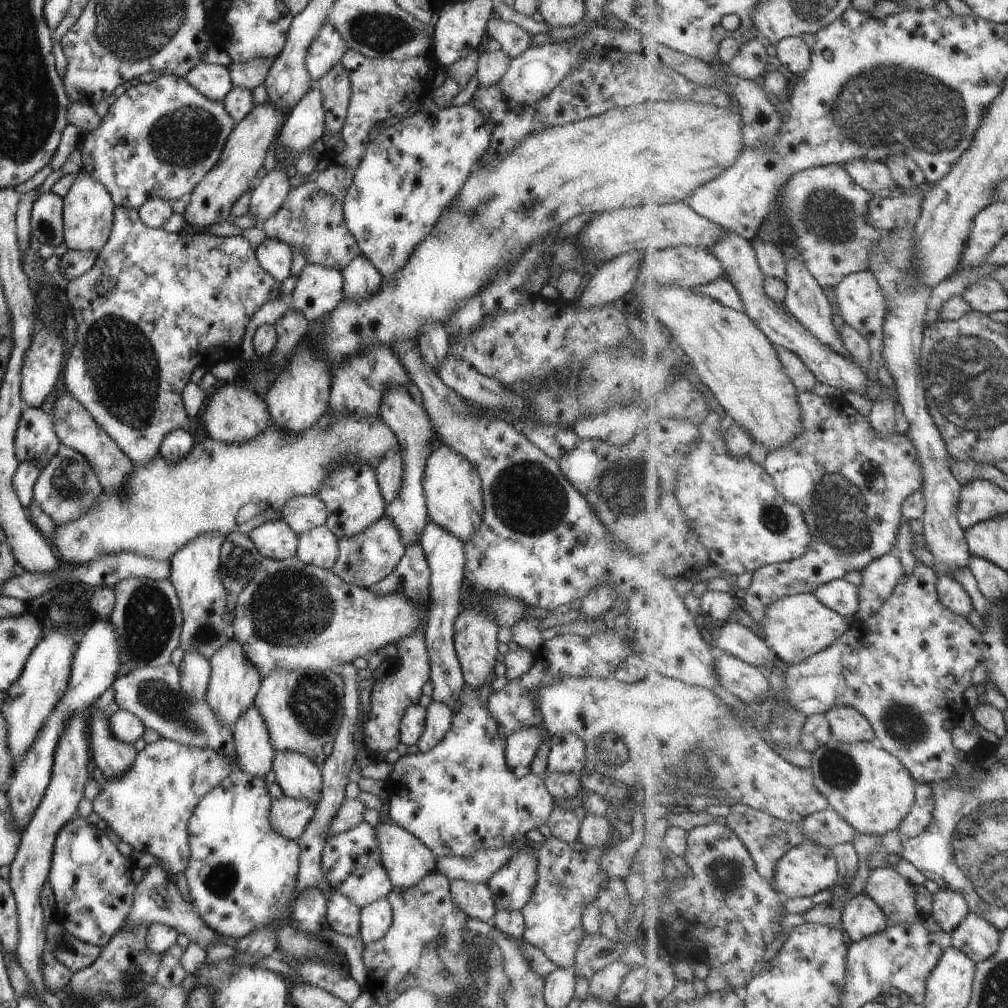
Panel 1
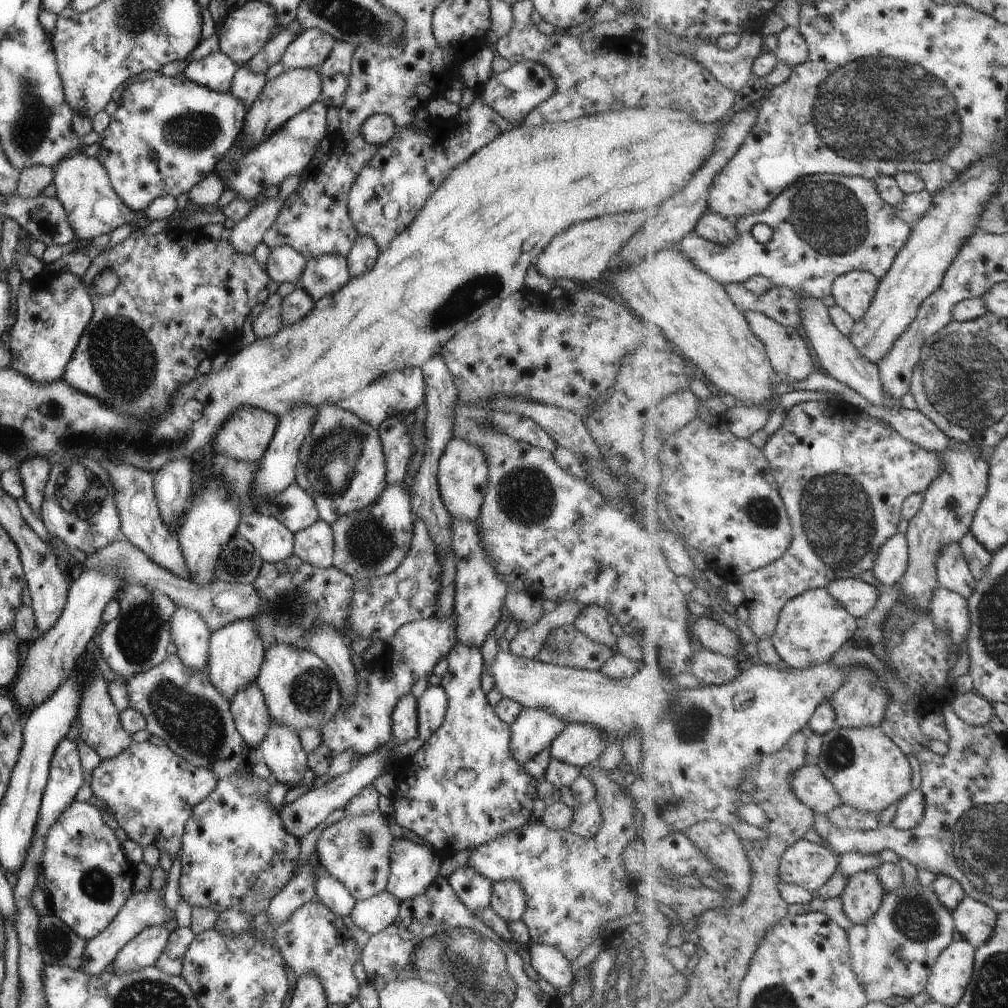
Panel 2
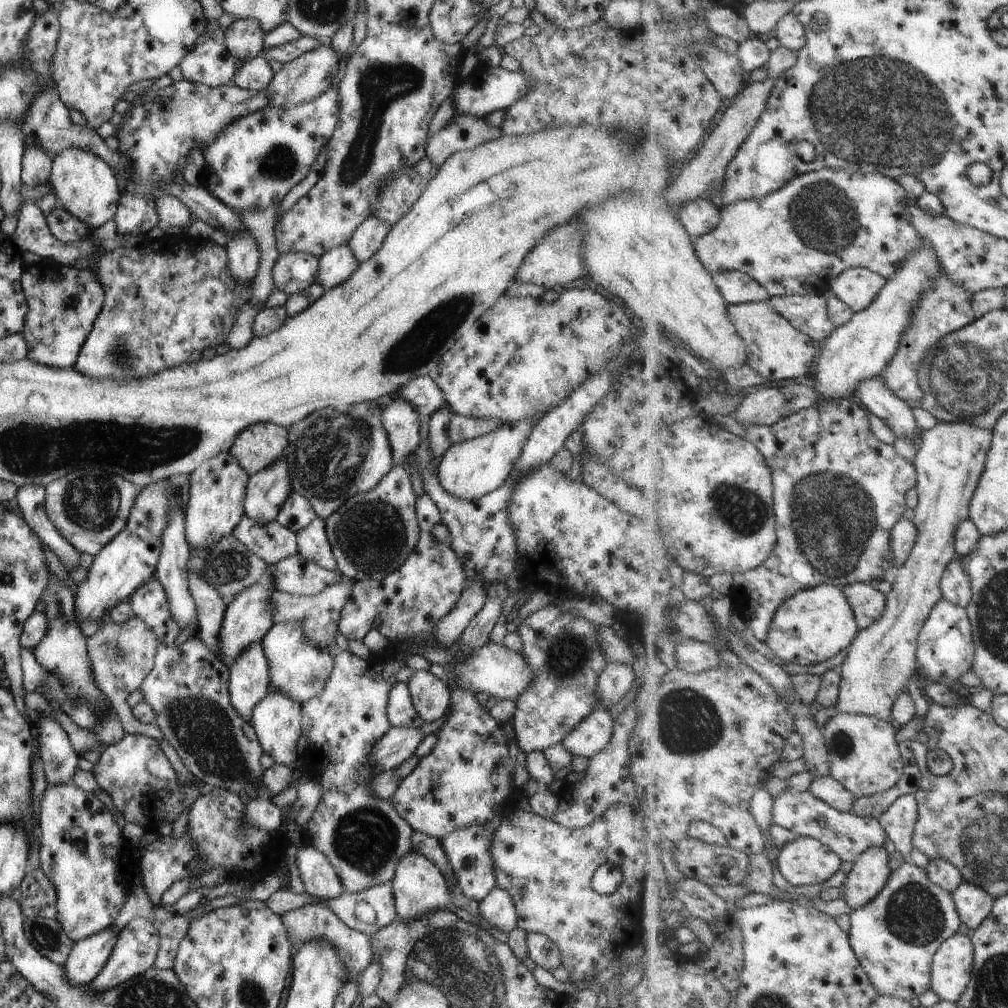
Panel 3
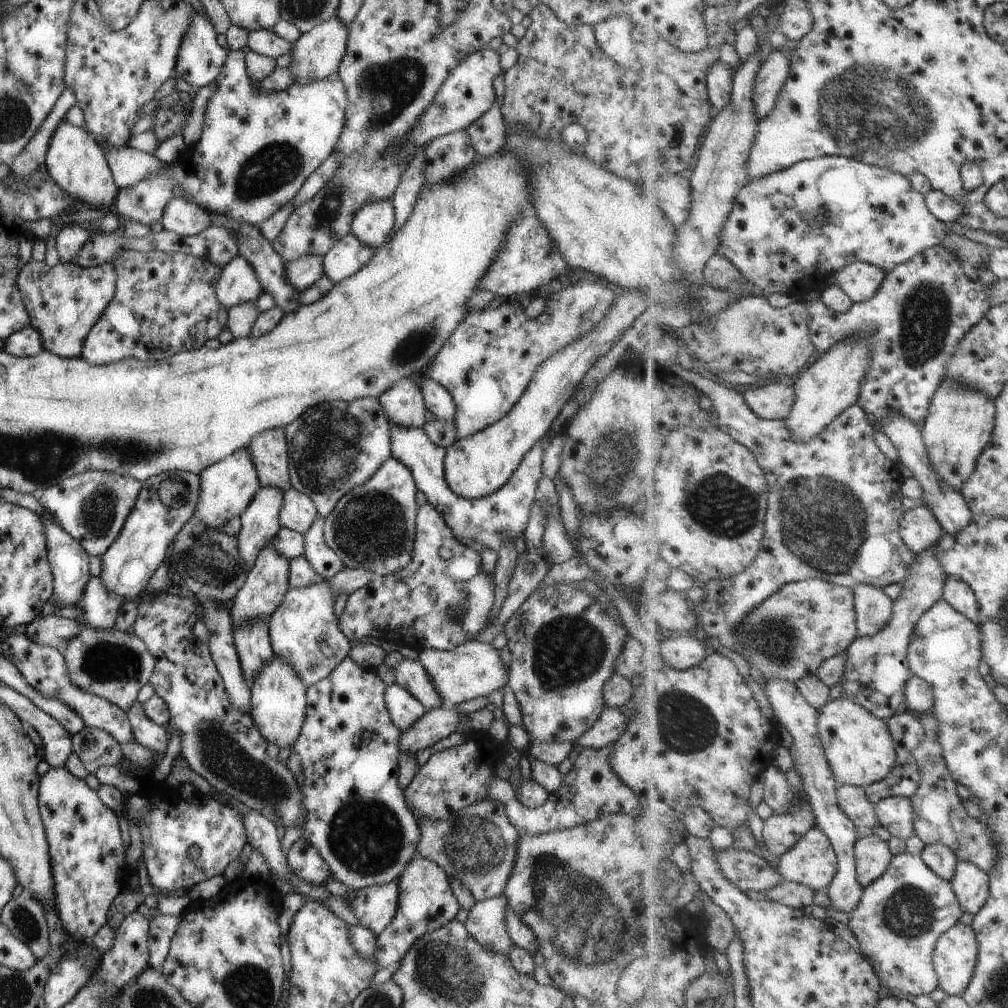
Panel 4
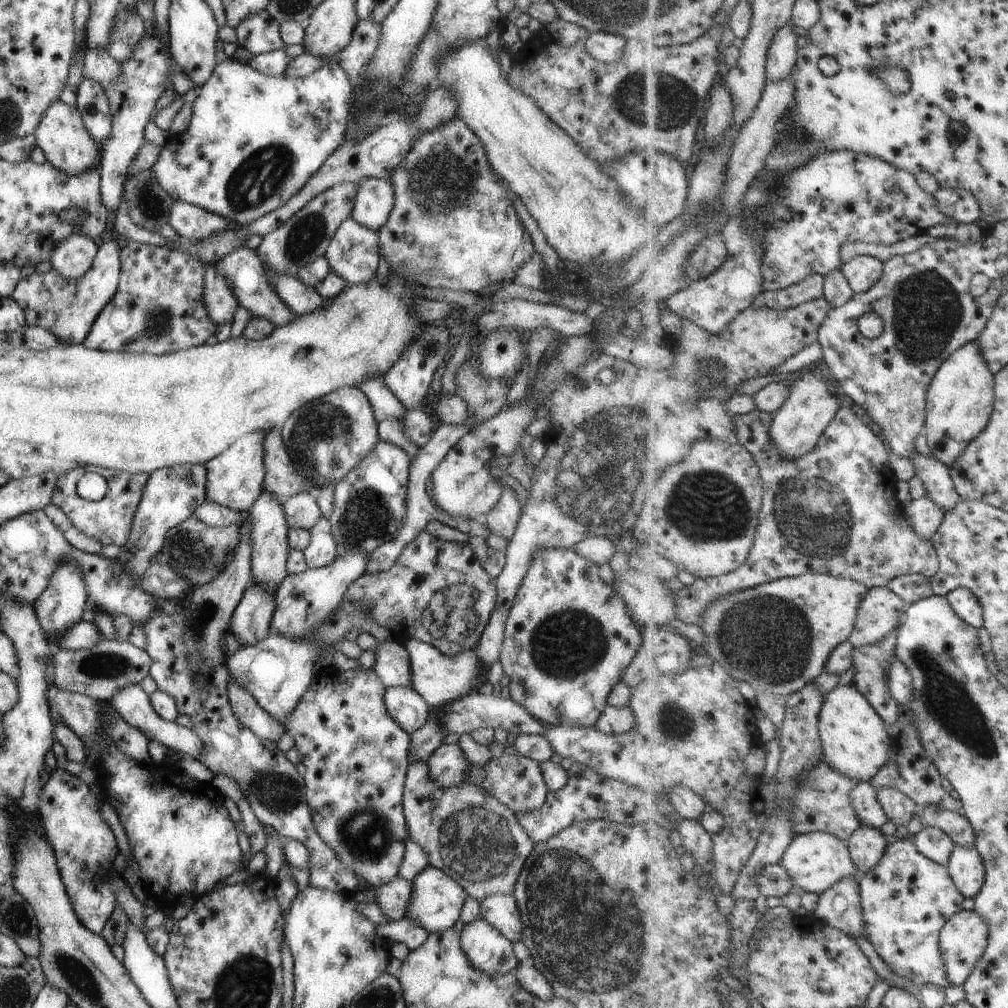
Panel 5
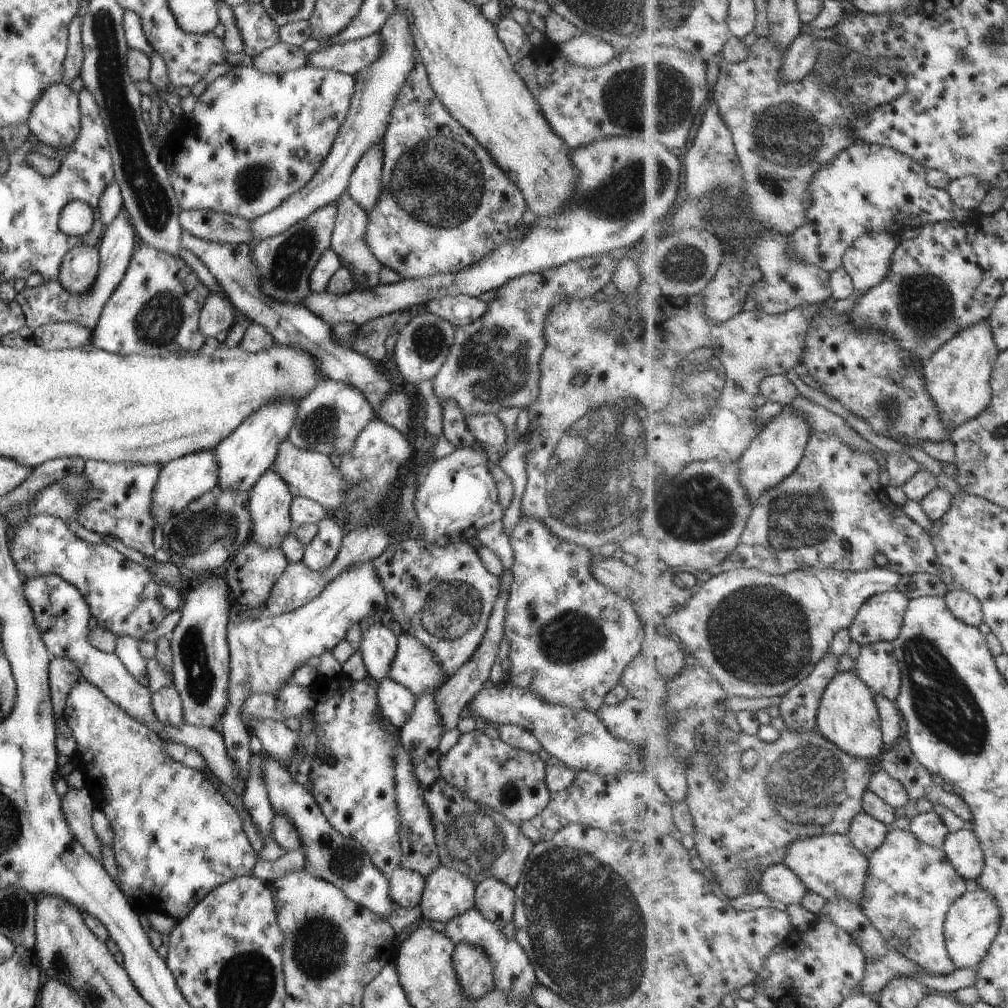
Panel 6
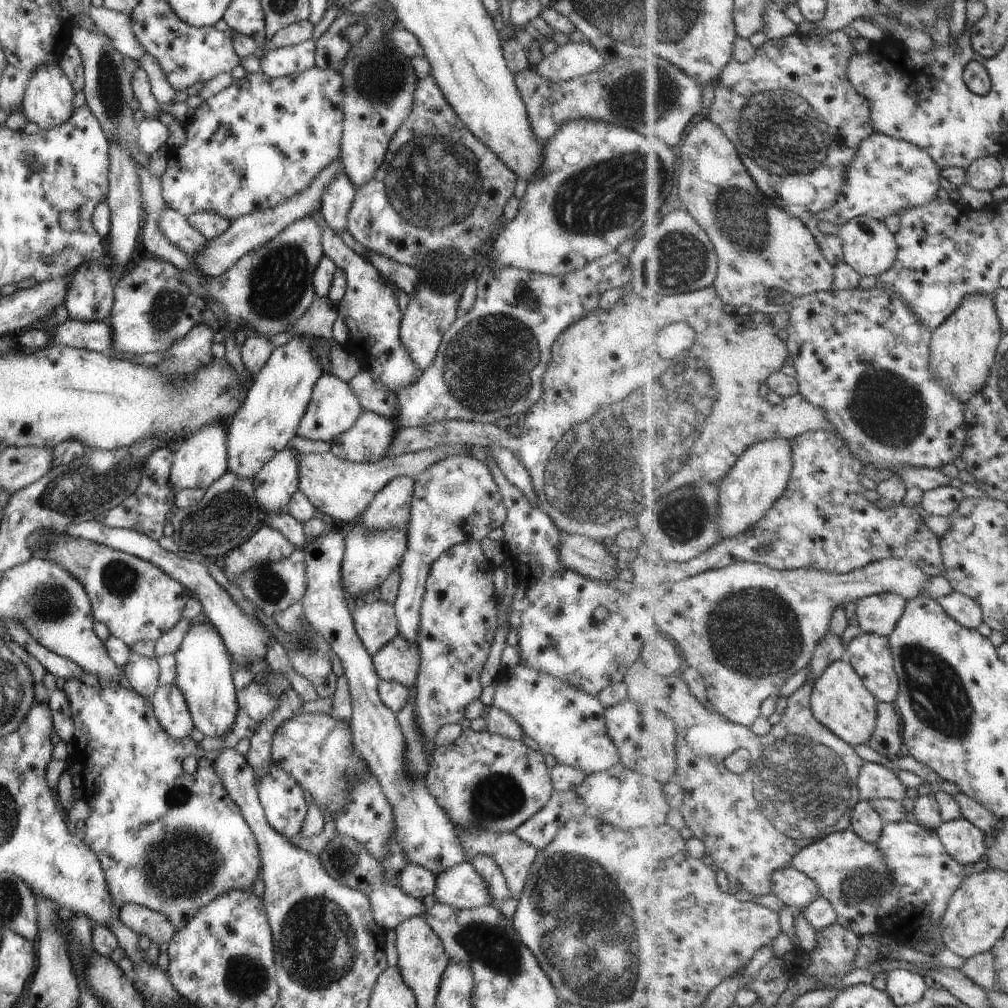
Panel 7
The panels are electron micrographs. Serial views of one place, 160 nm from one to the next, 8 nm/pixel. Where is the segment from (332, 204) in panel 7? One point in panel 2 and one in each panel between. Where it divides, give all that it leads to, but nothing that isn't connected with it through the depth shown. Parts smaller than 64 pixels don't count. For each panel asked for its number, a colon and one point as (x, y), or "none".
2: (323, 275)
3: (334, 266)
4: (347, 255)
5: (352, 253)
6: (347, 241)

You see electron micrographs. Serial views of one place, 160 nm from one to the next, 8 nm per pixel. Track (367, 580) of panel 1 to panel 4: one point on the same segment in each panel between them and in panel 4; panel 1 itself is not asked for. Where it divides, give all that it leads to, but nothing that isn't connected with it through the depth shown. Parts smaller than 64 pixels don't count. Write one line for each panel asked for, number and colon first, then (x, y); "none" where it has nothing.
2: (368, 543)
3: (371, 534)
4: (371, 527)

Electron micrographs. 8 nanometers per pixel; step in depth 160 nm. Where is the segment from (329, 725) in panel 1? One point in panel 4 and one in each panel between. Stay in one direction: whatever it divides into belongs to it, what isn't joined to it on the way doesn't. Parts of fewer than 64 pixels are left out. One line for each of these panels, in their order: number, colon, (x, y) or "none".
2: (299, 690)
3: (296, 668)
4: (303, 630)

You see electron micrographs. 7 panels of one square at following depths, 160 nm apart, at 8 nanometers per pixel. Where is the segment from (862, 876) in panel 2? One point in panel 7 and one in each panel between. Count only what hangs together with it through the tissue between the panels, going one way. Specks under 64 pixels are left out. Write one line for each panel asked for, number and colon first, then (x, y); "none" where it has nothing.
3: (871, 871)
4: (873, 857)
5: (868, 845)
6: (867, 833)
7: (866, 822)

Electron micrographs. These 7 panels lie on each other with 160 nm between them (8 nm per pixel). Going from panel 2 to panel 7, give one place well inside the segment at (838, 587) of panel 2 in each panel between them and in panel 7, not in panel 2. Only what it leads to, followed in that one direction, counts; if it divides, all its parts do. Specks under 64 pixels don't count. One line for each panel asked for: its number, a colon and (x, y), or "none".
3: (869, 604)
4: (874, 608)
5: (880, 614)
6: (881, 618)
7: (879, 614)

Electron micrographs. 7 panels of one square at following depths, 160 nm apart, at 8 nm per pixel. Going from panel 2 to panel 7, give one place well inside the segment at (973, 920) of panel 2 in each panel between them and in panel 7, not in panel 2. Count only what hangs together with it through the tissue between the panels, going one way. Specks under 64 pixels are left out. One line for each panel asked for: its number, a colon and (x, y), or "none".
3: (974, 904)
4: (971, 884)
5: (966, 866)
6: (963, 848)
7: (966, 842)

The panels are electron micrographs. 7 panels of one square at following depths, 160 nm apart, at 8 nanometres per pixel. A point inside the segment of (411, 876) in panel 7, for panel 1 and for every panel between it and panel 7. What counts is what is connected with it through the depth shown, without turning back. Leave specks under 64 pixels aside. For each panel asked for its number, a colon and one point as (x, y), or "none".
1: (375, 919)
2: (371, 915)
3: (367, 911)
4: (374, 906)
5: (392, 898)
6: (404, 886)

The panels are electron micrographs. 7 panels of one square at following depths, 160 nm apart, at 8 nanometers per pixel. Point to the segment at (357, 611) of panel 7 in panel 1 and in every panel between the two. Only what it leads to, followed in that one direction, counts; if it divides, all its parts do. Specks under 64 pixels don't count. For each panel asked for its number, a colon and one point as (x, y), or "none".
1: (438, 716)
2: (431, 704)
3: (430, 696)
4: (408, 674)
5: (391, 665)
6: (377, 645)

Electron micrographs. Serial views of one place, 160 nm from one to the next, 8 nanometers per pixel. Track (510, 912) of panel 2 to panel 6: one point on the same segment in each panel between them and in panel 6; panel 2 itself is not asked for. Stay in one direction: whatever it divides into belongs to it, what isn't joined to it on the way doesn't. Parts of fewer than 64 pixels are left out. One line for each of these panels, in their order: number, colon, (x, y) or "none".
3: (496, 908)
4: (484, 923)
5: (487, 950)
6: (473, 969)

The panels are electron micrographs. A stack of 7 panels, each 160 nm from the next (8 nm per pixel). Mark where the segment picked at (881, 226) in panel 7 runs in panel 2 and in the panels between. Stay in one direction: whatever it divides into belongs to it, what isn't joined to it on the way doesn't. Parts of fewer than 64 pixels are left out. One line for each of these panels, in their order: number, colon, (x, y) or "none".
2: (854, 292)
3: (858, 287)
4: (861, 280)
5: (863, 273)
6: (868, 261)

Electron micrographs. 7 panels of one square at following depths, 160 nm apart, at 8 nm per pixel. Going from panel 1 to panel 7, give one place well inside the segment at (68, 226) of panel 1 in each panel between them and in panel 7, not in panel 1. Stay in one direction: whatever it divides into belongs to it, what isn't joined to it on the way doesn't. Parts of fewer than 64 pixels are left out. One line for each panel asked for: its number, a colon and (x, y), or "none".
2: (83, 188)
3: (84, 185)
4: (73, 159)
5: (67, 146)
6: (54, 119)
7: (46, 101)

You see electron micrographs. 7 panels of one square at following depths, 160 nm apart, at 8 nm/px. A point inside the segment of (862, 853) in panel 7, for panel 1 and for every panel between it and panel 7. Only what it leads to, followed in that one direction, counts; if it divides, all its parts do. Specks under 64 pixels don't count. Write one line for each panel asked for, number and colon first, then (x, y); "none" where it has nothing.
1: (808, 868)
2: (805, 864)
3: (805, 861)
4: (813, 862)
5: (816, 861)
6: (832, 866)

